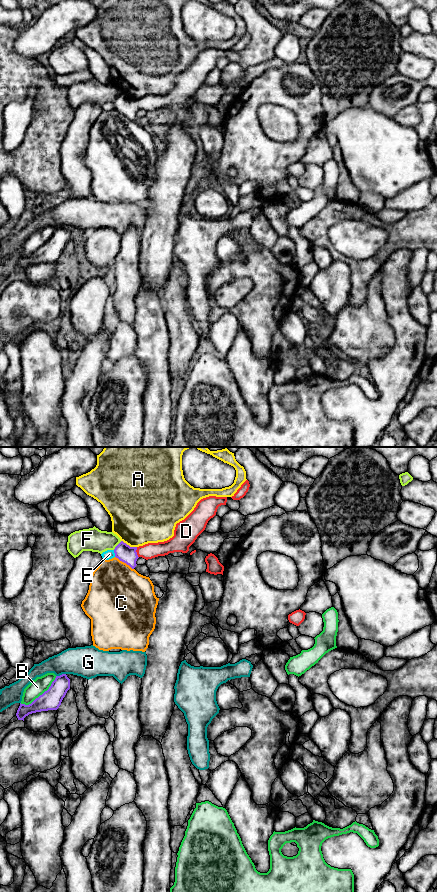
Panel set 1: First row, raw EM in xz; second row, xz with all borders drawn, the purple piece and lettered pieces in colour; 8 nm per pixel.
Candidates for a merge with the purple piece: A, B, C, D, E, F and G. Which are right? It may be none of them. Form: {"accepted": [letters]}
{"accepted": ["D"]}

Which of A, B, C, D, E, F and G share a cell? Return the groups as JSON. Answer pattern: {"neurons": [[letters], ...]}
{"neurons": [["A"], ["B"], ["C"], ["D"], ["E"], ["F"], ["G"]]}

